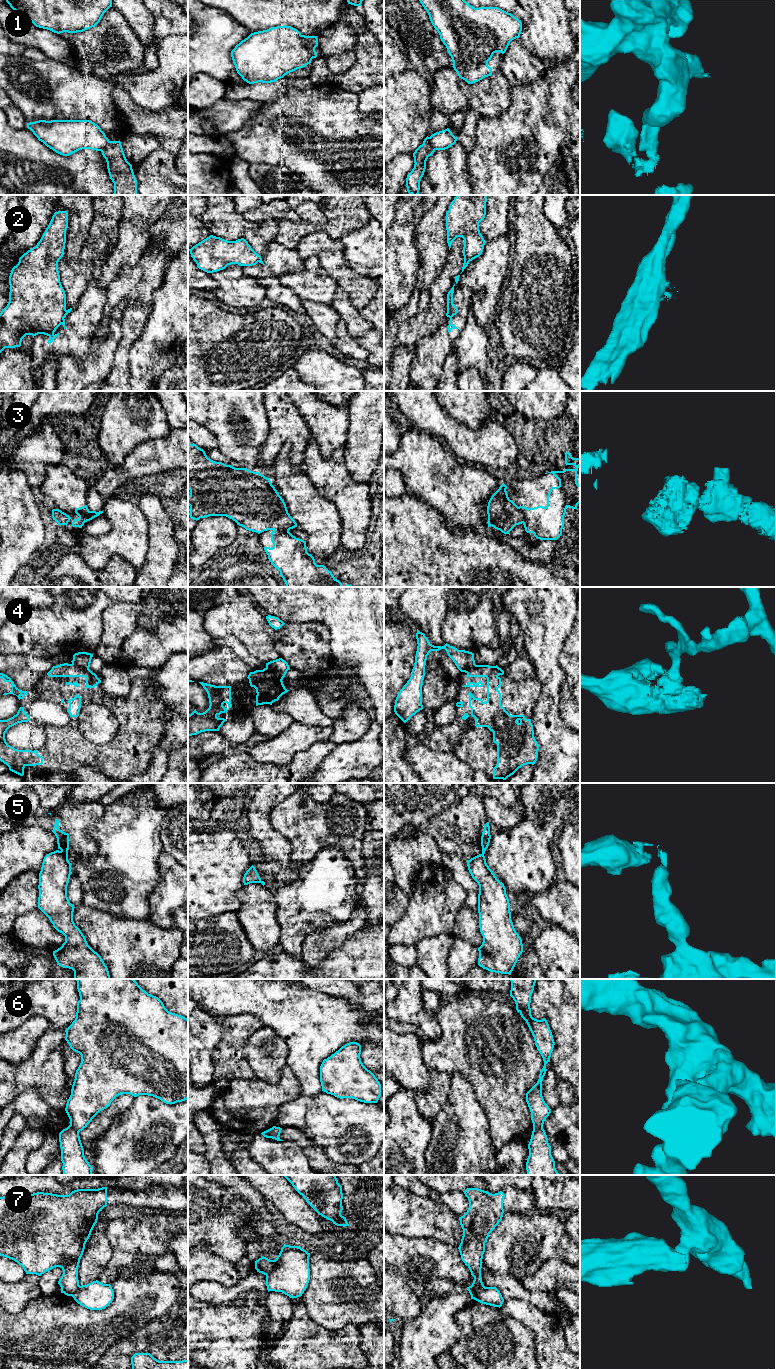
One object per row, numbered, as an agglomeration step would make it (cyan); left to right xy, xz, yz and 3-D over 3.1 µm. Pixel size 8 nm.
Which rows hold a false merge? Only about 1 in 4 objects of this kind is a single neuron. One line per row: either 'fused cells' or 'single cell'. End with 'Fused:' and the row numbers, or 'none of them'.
1: fused cells
2: fused cells
3: fused cells
4: fused cells
5: fused cells
6: fused cells
7: fused cells
Fused: 1, 2, 3, 4, 5, 6, 7

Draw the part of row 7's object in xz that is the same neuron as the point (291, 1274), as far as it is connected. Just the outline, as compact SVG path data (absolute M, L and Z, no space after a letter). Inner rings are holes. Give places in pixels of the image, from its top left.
M284 1244L274 1269L266 1275L268 1292L282 1292L290 1298L302 1296L310 1280L309 1257L301 1247Z

